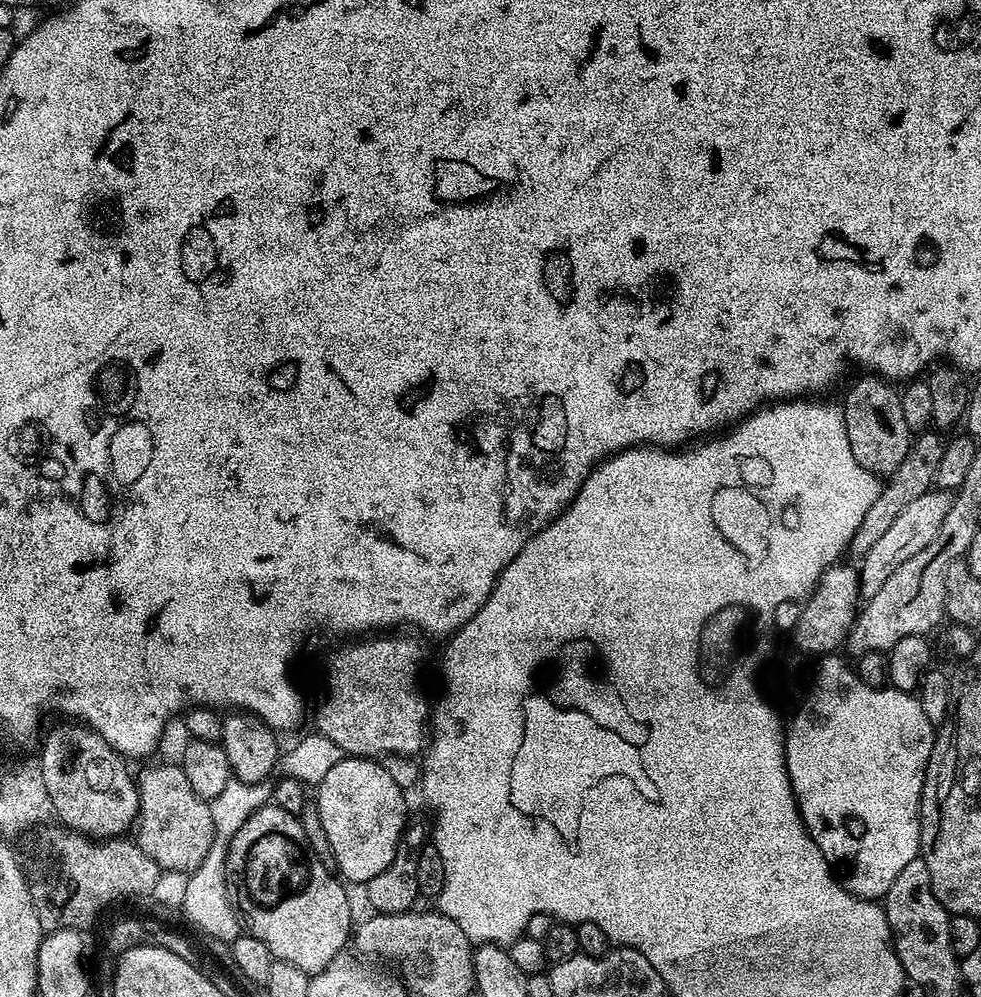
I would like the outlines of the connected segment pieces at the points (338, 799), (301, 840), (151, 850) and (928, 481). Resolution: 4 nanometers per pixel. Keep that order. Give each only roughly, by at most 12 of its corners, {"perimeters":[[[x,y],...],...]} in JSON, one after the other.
{"perimeters":[[[345,755],[315,789],[335,871],[357,886],[401,851],[399,782]],[[269,802],[227,841],[250,935],[309,977],[352,904],[301,817]],[[181,765],[138,776],[134,840],[187,874],[214,834]],[[925,430],[883,481],[850,552],[864,557],[933,487],[945,437]]]}

